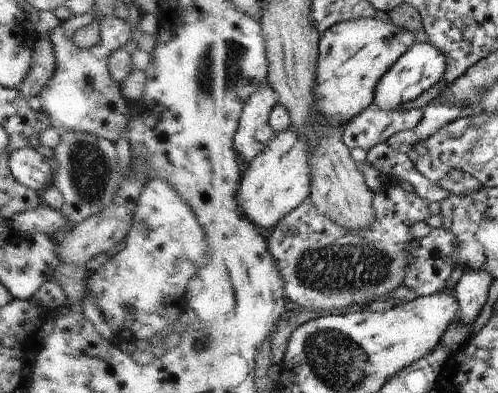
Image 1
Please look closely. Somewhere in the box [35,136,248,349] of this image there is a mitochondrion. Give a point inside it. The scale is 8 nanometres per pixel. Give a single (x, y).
(91, 169)

